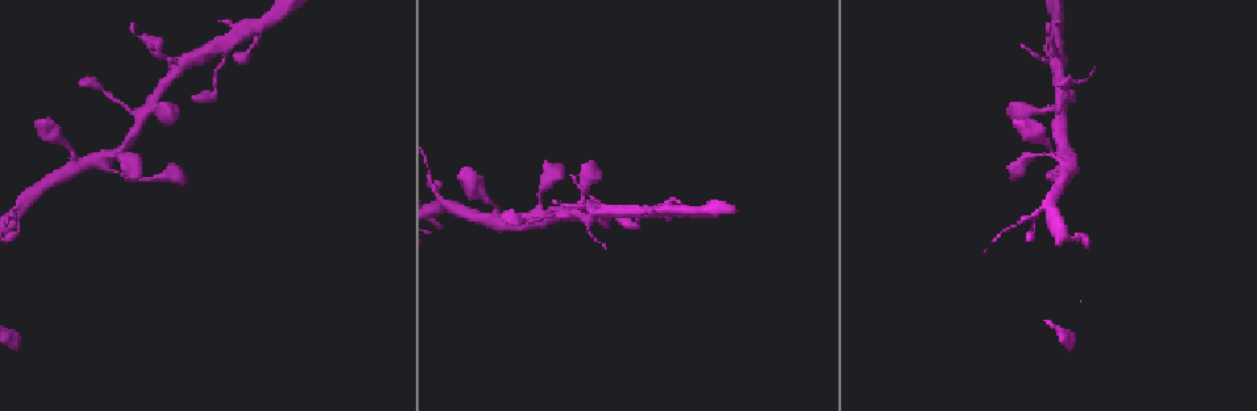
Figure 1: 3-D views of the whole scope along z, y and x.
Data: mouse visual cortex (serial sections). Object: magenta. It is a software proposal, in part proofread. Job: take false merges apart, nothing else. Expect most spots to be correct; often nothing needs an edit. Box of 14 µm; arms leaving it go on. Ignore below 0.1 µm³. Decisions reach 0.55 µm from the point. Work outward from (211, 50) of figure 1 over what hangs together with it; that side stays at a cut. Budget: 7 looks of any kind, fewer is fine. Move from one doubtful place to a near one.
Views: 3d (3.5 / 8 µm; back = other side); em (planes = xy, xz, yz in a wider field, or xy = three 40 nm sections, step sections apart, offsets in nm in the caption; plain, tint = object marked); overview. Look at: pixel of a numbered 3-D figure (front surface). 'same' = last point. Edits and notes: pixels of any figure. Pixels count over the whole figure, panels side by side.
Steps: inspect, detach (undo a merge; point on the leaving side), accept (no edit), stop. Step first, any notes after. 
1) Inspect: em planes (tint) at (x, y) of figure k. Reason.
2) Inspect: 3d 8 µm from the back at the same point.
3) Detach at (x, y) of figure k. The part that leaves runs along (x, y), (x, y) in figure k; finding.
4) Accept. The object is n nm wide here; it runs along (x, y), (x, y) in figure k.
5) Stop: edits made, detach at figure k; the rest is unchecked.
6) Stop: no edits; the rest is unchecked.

Inspect: 3d 8 µm at (152, 106) of figure 1. Sharp bend.

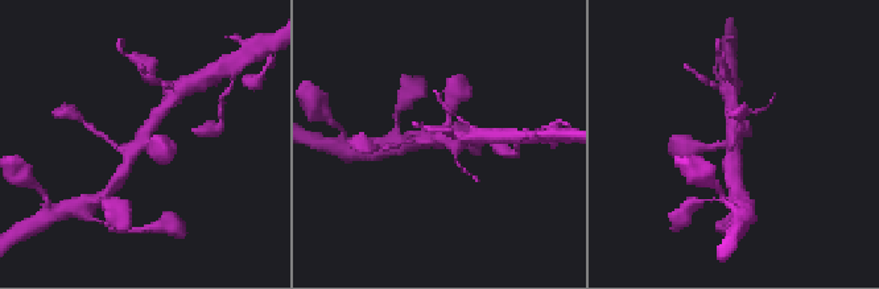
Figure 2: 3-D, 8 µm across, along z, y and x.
Inspect: em planes (tint) at (145, 140) of figure 2.

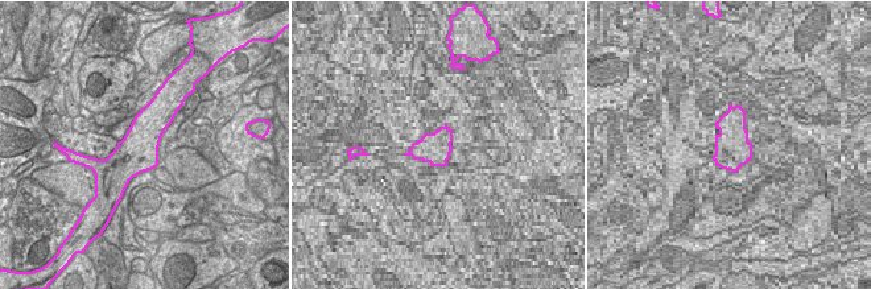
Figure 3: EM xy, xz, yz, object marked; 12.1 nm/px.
Accept. 4 arms meet here; it runs along (164, 108), (123, 173) in figure 2; all the same cell.

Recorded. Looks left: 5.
Inspect: 3d 8 µm from the back at (113, 151) of figure 1. Thin arm on a thick one.

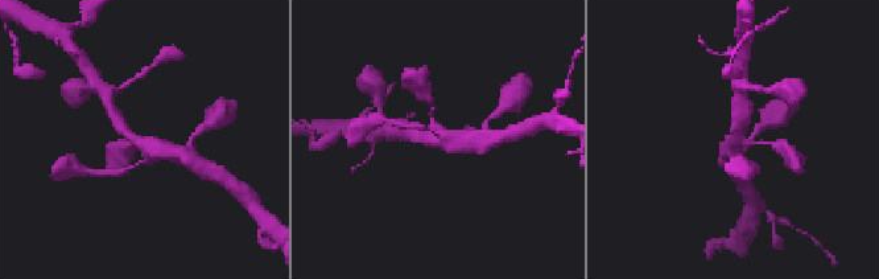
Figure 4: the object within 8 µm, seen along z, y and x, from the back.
Inspect: em xy step 2 (tint) at (429, 138) of figure 4. 3 arms meet here; the arms are 150, 300, 500 nm wide; need the tissue.

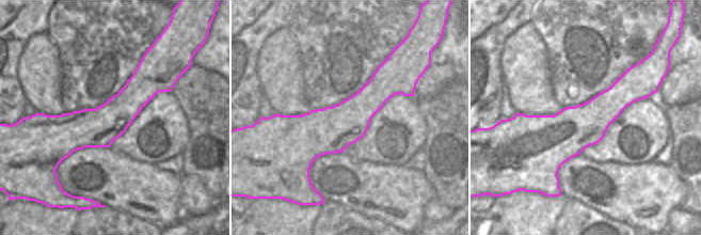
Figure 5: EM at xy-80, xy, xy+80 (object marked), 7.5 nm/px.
Accept. It runs along (110, 109), (137, 142), (170, 152) in figure 4; all the same cell.

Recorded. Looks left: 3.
Inspect: 3d 3.5 µm at (442, 203) of figure 1. Thin arm on a thick one.

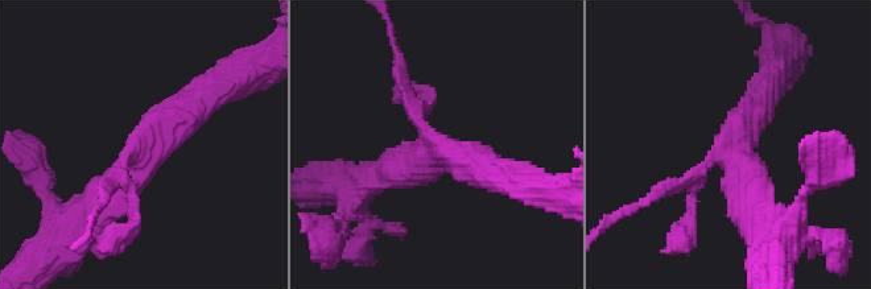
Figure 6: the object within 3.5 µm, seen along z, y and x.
Inspect: em xy step 1 (tint) at (735, 155) of figure 6.

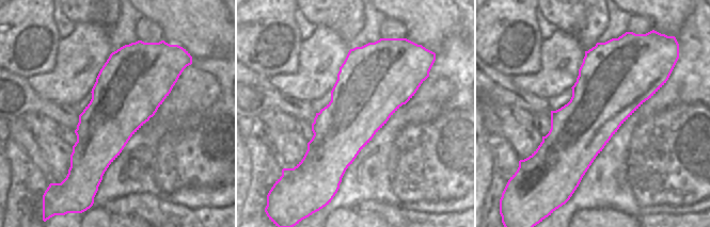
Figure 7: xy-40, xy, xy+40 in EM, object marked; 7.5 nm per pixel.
Inspect: em planes (tint) at the same point. Cut it another way.

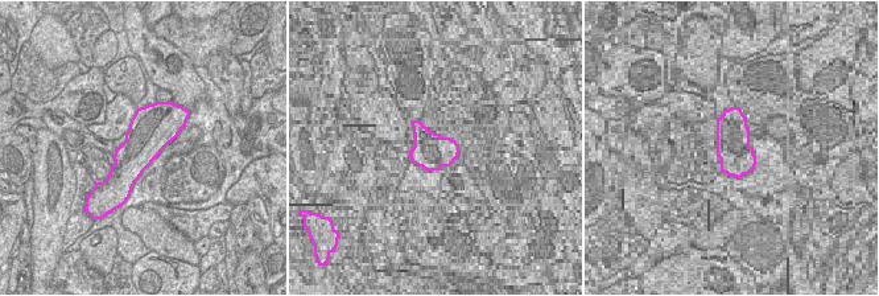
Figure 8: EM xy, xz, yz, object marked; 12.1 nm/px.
Accept. 3 arms meet here; the arms are 150, 400, 450 nm wide; it runs along (205, 98), (184, 110), (83, 219) in figure 6; all the same cell.

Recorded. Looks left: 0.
Stop: no edits; the rest is unchecked.

